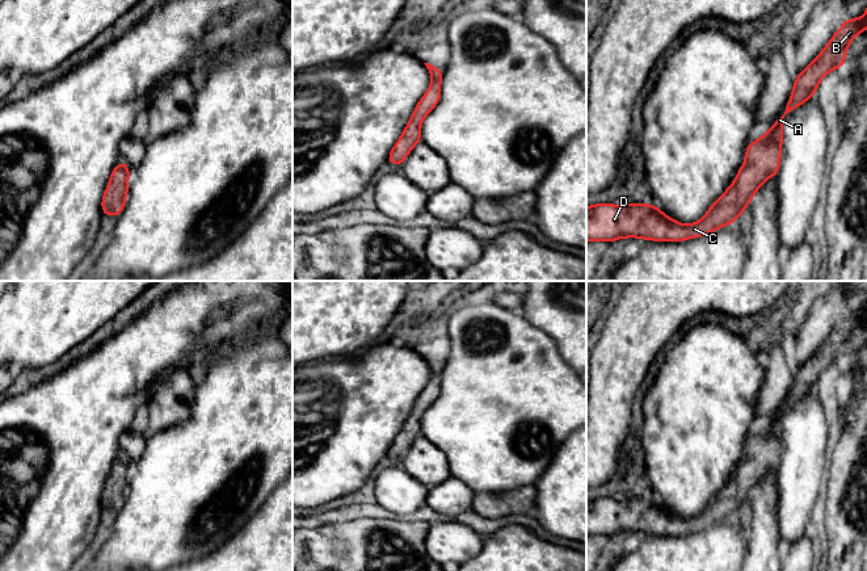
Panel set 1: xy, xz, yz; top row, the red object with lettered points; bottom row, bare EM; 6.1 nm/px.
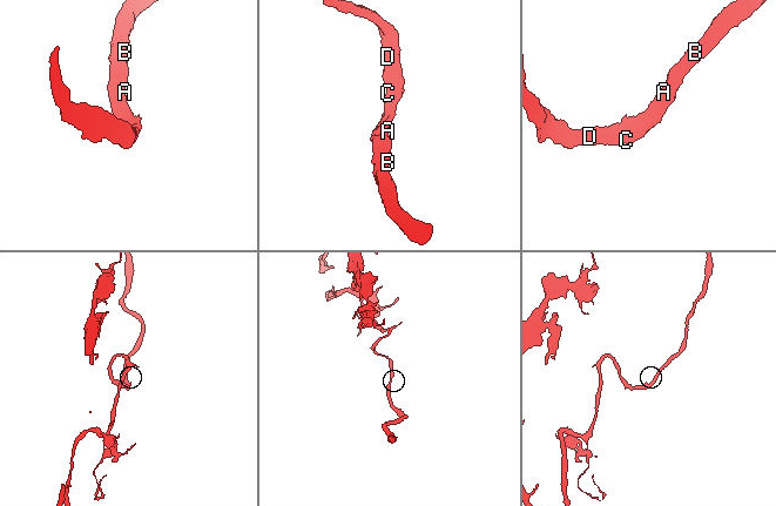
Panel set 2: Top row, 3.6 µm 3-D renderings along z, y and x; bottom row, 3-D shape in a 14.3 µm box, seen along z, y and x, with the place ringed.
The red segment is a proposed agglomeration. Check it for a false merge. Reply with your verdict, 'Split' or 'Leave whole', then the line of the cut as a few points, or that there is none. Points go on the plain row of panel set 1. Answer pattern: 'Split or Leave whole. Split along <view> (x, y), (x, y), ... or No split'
Leave whole. No split

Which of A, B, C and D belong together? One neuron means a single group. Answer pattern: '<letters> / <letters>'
A B C D

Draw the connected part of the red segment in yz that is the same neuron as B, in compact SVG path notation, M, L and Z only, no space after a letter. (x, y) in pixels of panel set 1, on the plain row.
M867 303L862 312L849 311L816 353L799 366L786 403L767 427L748 438L745 457L738 463L735 475L710 500L700 515L693 518L678 517L665 509L657 499L651 500L647 496L624 497L623 500L594 497L586 501L586 536L611 537L620 532L683 536L735 517L761 479L770 470L776 471L779 466L784 412L816 387L824 370L834 362L843 361L850 336L863 323L867 324Z

